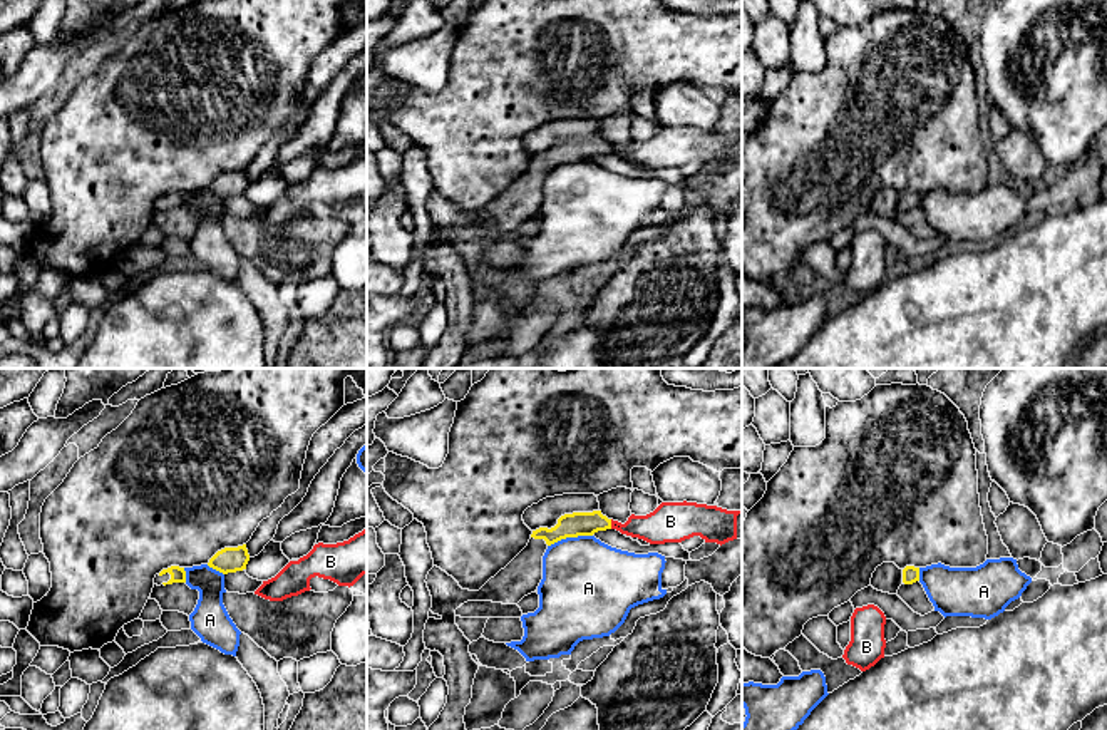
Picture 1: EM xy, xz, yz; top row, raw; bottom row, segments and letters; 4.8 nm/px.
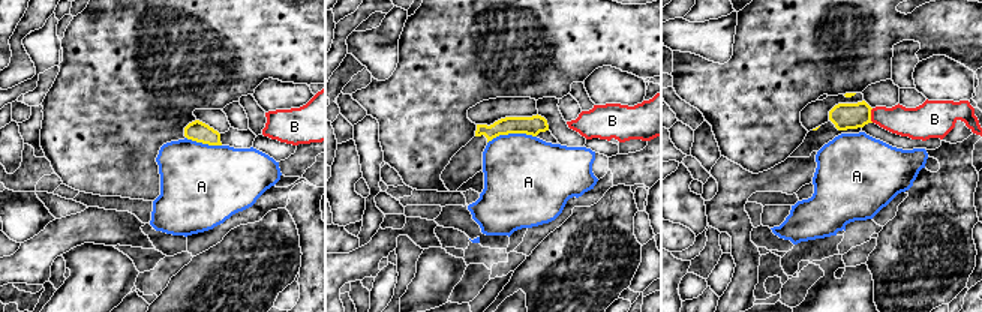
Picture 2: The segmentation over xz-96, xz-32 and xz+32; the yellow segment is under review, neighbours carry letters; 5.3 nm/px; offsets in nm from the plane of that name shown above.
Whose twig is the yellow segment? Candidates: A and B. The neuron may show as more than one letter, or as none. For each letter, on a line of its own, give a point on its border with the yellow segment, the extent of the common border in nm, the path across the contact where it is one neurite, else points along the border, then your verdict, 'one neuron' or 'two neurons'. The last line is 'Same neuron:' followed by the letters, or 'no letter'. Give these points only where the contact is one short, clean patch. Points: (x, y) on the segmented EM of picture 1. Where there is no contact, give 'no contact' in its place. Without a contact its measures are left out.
A: contact xz (570, 536); length 220 nm; two neurons
B: contact xz (610, 524); length 50 nm; border xz (610, 519), (612, 528); two neurons
Same neuron: no letter

